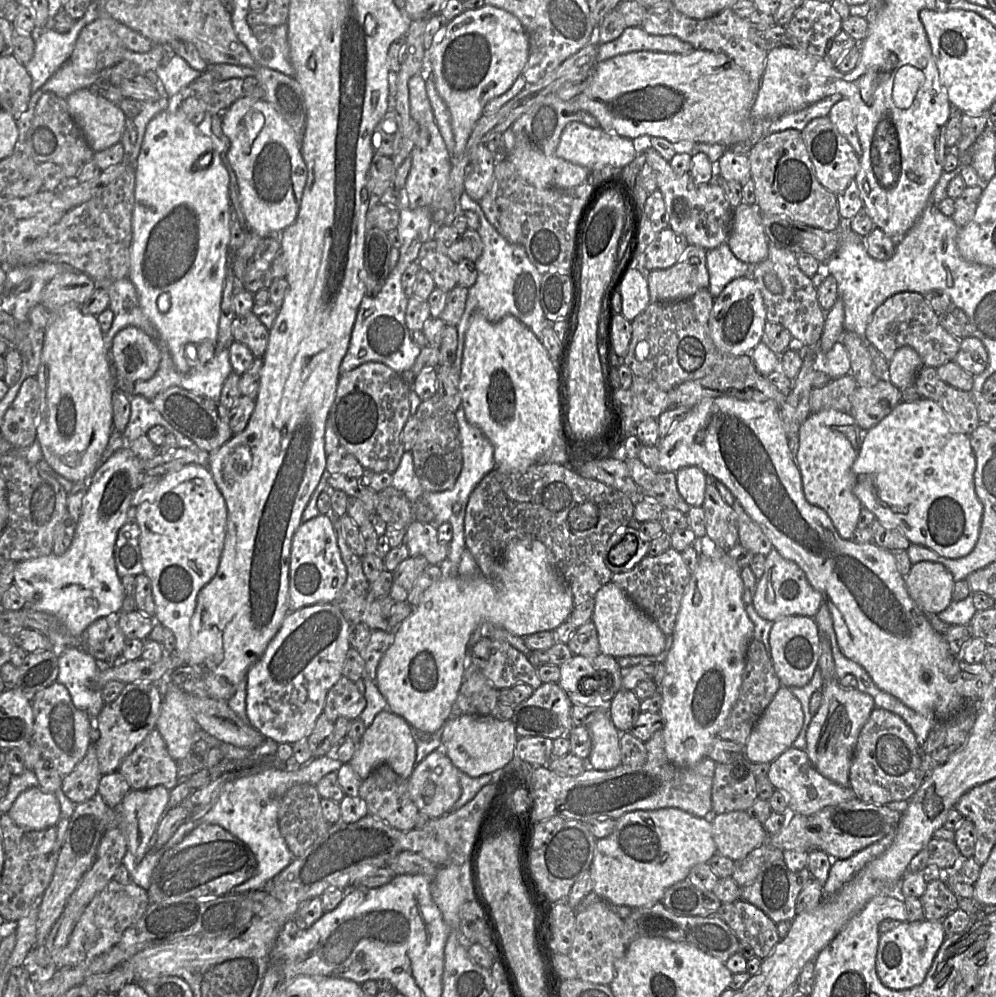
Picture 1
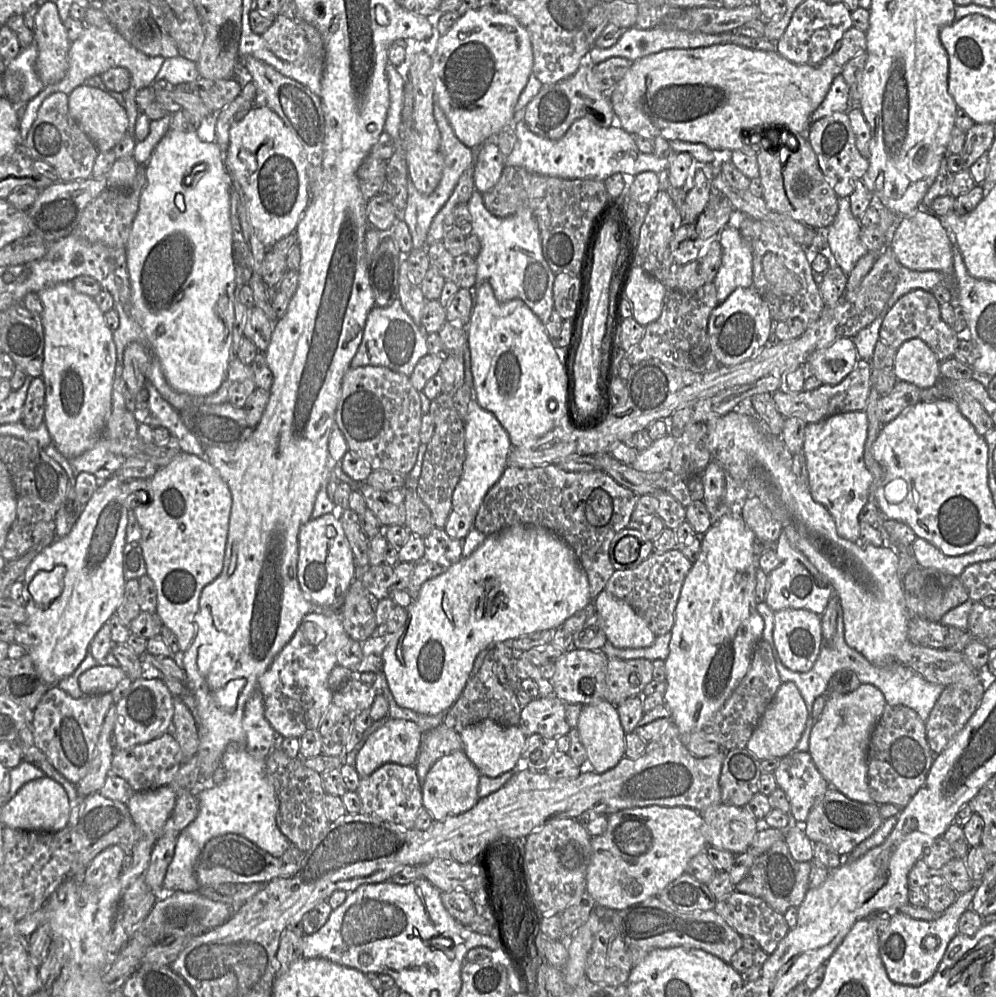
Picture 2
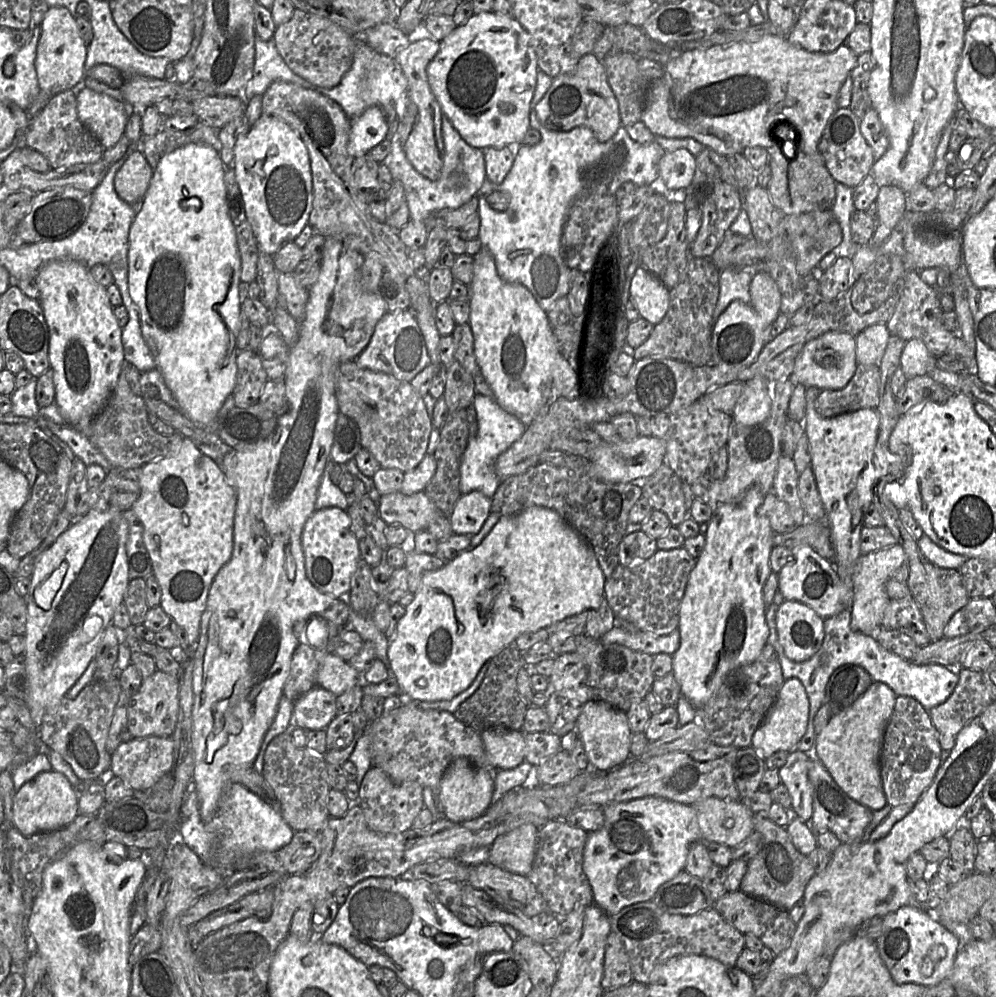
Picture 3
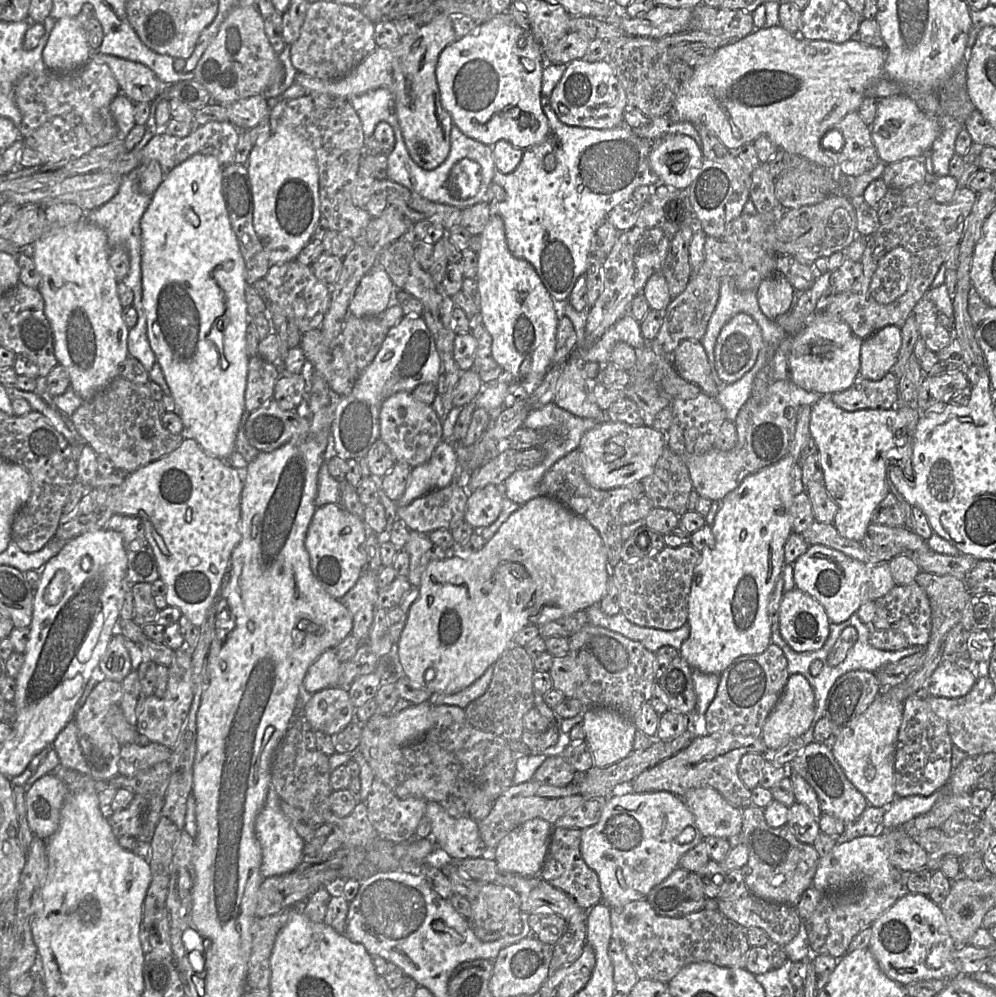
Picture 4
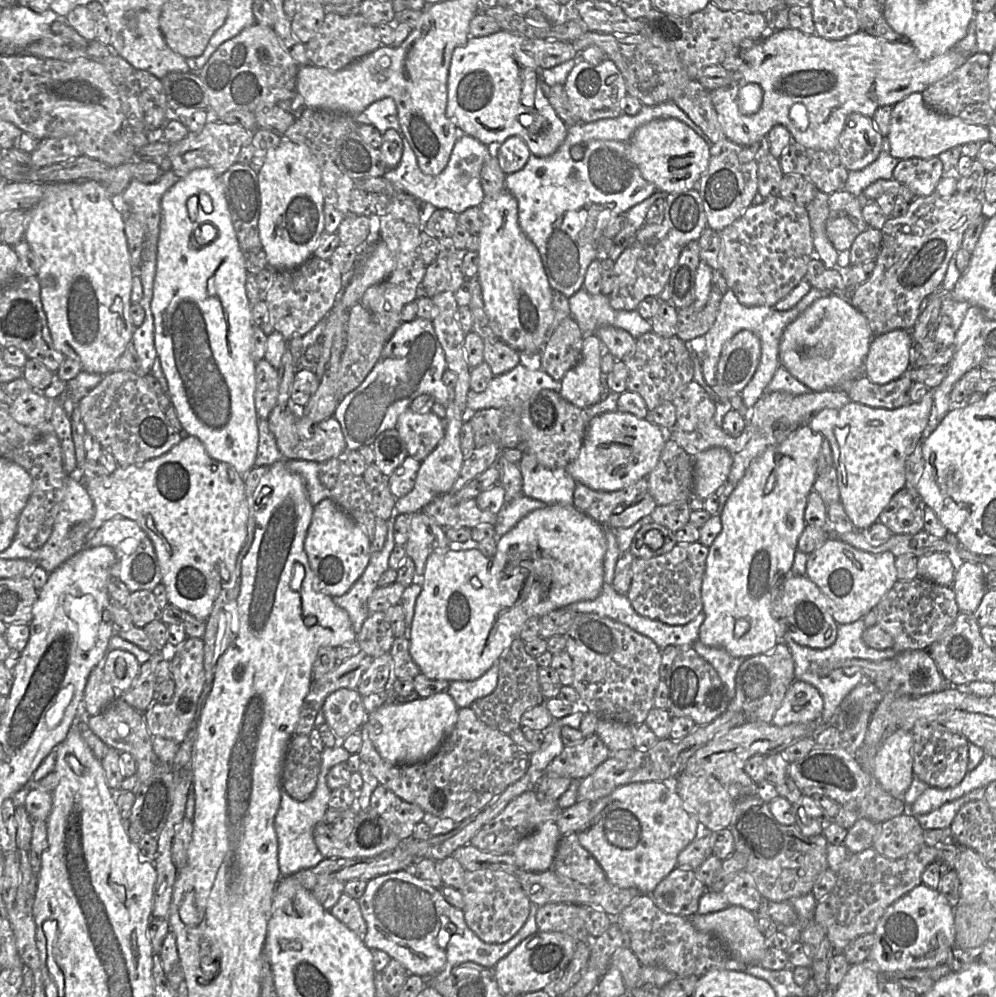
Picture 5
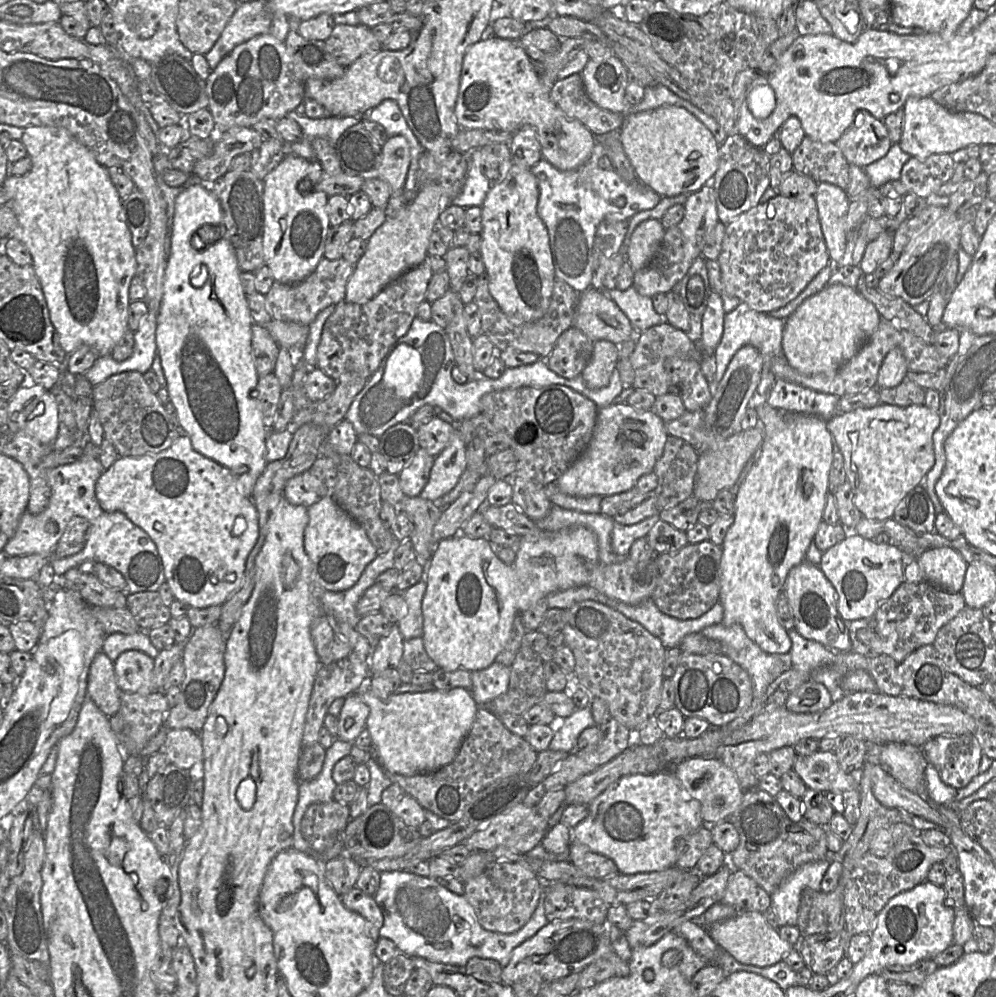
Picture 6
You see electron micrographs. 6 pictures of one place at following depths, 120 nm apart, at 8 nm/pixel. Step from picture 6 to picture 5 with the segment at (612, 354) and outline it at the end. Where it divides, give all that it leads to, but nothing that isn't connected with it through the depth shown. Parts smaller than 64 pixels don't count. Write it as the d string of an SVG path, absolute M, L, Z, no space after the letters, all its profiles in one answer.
M595 335L583 341L578 364L566 372L561 382L560 396L574 406L585 409L601 401L601 357L604 346Z

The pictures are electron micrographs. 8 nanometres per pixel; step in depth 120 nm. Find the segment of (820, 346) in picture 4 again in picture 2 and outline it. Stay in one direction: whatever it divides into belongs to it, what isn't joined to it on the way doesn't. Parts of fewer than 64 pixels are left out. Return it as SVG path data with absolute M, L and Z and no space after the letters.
M842 337L827 348L815 351L803 366L808 375L815 376L822 384L836 385L853 370L858 358L853 339Z

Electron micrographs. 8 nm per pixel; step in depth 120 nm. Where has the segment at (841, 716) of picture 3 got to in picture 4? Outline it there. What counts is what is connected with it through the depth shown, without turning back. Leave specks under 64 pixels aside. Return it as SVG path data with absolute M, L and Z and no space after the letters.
M879 693L855 725L830 743L832 754L847 779L864 795L868 804L874 807L892 805L896 799L894 761L903 704L885 700Z

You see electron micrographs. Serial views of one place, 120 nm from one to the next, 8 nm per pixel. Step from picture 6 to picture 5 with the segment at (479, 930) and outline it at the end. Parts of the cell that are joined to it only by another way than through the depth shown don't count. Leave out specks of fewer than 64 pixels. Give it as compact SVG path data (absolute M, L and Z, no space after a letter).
M405 870L387 873L367 881L364 894L358 899L367 930L365 945L386 952L409 972L423 979L441 972L452 972L455 966L473 962L485 967L495 967L520 942L538 931L536 913L538 906L530 903L529 916L522 928L507 942L483 942L467 925L464 911L449 904L437 889Z

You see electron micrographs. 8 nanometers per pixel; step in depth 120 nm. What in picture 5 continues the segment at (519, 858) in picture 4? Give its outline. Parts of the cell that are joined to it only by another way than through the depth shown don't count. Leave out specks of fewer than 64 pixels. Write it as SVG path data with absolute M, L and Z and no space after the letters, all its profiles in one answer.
M555 821L542 823L512 850L516 865L528 872L543 872L552 868L561 837Z

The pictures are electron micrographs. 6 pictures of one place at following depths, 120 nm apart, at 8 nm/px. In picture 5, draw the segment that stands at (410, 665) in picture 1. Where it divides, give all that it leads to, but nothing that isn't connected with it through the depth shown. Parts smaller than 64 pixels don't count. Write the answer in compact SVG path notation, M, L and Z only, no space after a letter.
M547 504L523 517L510 531L497 541L497 551L494 556L486 557L478 549L455 551L449 548L437 549L427 560L422 584L422 591L417 598L415 614L410 629L410 654L419 666L421 674L429 679L447 680L449 682L462 680L472 681L484 675L497 661L503 651L509 647L527 619L532 616L543 616L554 609L566 607L572 603L593 600L601 592L604 584L604 557L607 542L603 526L576 509L573 505Z

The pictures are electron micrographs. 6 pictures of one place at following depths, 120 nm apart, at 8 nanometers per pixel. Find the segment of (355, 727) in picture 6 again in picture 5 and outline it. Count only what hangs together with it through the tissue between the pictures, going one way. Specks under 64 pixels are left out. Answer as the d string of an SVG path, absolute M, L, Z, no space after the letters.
M342 688L331 693L321 711L339 740L357 732L366 722L368 713L357 689Z

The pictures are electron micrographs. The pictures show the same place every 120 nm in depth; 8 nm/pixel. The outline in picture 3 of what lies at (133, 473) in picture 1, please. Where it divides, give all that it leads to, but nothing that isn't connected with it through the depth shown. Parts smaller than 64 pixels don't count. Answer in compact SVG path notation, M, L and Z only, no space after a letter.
M109 508L106 511L91 510L79 522L73 523L62 533L58 539L39 557L35 564L31 577L31 585L26 597L27 601L27 624L25 632L25 659L26 672L29 682L29 697L26 704L30 709L32 720L36 726L36 730L42 723L44 713L47 706L66 696L68 690L76 683L86 670L88 664L95 657L97 647L108 626L112 625L112 619L116 609L124 600L125 592L129 584L128 562L126 556L126 542L128 538L128 523L123 516L124 511L118 511Z

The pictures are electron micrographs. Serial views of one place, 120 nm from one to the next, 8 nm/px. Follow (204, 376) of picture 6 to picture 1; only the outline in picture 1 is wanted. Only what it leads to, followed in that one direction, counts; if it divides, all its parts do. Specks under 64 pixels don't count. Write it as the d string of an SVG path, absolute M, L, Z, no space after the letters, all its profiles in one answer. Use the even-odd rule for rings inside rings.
M175 101L169 109L158 113L148 123L134 167L135 203L128 278L136 288L144 314L166 344L175 368L186 374L196 368L186 358L187 346L204 341L217 342L230 242L230 213L233 210L229 195L230 176L216 144L185 116ZM205 154L211 155L210 165L194 170L194 165ZM162 294L167 294L171 299L170 309L165 313L159 310L157 303Z

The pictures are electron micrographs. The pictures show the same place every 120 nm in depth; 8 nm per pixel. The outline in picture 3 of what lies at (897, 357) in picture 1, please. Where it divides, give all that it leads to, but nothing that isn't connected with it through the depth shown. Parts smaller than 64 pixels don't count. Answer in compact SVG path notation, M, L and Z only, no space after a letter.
M919 339L906 342L900 359L900 369L908 379L928 375L934 367L935 357Z

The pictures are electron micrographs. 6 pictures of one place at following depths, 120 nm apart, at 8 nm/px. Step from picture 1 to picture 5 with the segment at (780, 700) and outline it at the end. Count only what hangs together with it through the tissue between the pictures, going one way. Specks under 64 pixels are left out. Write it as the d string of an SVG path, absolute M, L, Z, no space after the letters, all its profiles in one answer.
M794 680L789 686L771 723L782 727L792 723L817 721L823 710L819 691L807 682Z

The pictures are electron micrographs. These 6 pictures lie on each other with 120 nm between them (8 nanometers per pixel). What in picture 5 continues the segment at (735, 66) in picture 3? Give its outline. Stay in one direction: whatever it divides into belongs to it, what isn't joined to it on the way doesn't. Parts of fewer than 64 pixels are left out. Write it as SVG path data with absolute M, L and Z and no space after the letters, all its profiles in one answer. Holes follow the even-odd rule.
M786 28L747 48L743 70L733 72L733 82L710 91L710 97L726 139L738 145L751 146L779 124L789 130L792 142L835 151L849 115L859 113L872 118L880 107L894 106L912 93L922 93L967 59L951 49L922 60L911 43L888 42L865 31L829 40ZM749 83L759 85L763 92L761 107L752 115L743 114L738 104L740 89Z

